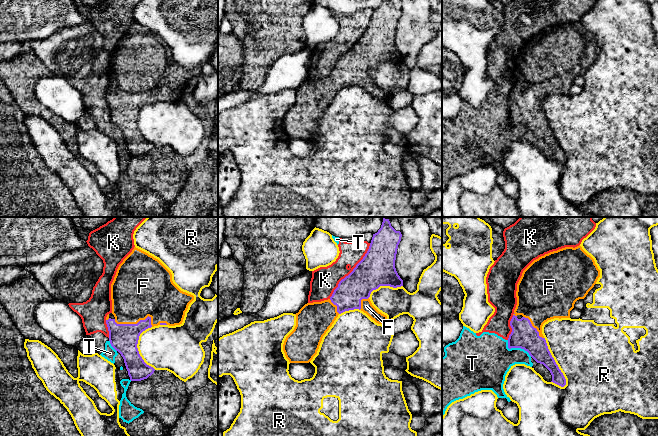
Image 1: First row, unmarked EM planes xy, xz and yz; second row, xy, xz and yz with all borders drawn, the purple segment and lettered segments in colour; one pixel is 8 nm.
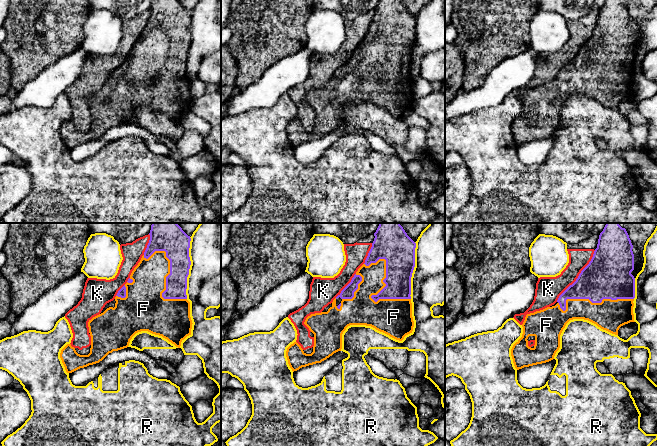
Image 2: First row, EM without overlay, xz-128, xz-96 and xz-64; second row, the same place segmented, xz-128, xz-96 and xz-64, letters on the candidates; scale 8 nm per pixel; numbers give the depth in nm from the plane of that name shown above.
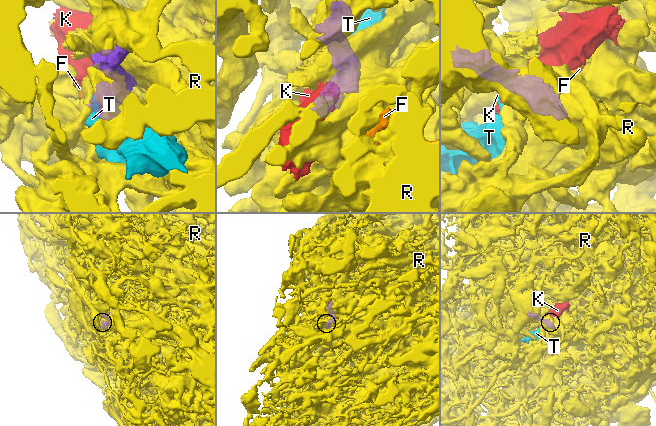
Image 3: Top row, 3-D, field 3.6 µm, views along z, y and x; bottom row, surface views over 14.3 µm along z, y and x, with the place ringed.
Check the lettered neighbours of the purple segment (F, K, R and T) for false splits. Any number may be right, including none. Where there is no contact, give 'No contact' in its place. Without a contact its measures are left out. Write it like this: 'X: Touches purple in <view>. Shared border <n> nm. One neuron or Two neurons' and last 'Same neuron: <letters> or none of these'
F: Touches purple in xy. Shared border 320 nm. One neuron
K: Touches purple in xz. Shared border 550 nm. Two neurons
R: Touches purple in yz. Shared border 440 nm. Two neurons
T: Touches purple in yz. Shared border 240 nm. Two neurons
Same neuron: F

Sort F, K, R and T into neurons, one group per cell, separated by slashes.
F / K T / R

